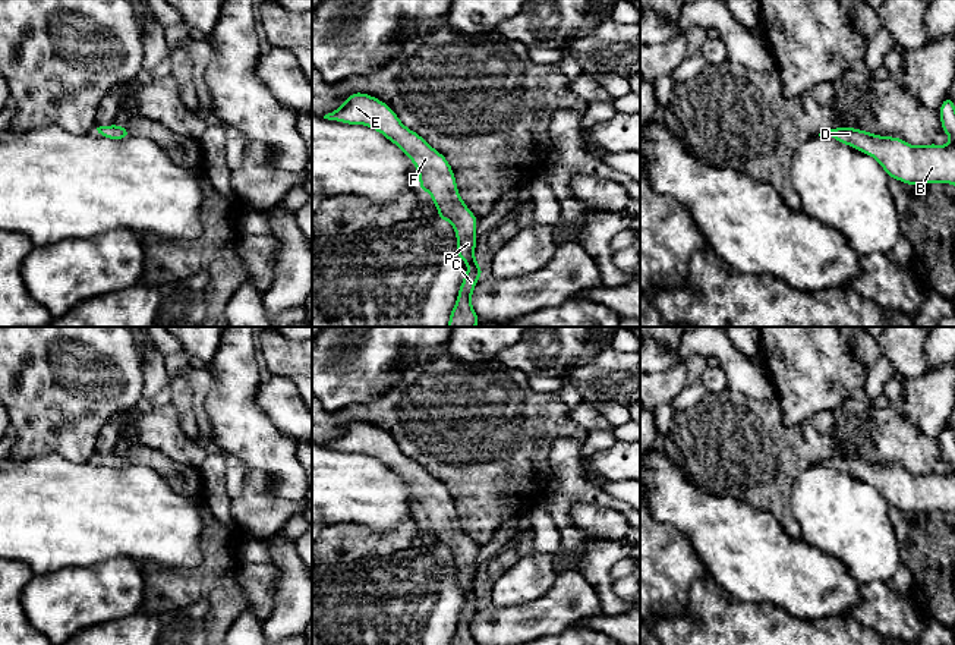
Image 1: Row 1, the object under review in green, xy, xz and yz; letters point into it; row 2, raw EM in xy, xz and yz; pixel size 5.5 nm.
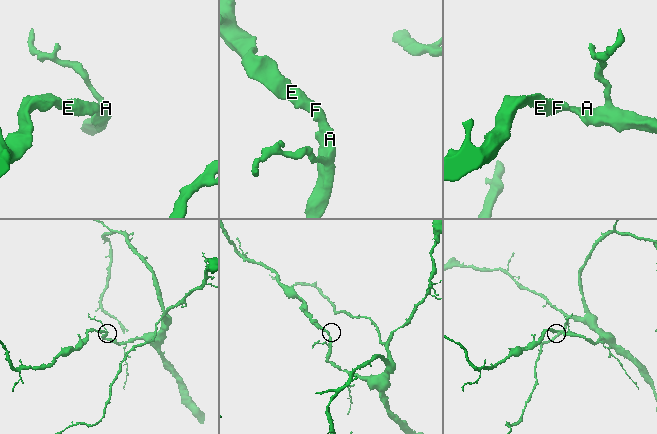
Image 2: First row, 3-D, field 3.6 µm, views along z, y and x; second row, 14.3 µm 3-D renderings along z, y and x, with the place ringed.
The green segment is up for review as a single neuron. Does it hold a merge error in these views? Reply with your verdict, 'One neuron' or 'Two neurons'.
One neuron

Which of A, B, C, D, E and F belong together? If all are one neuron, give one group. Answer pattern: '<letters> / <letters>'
A B C D E F

